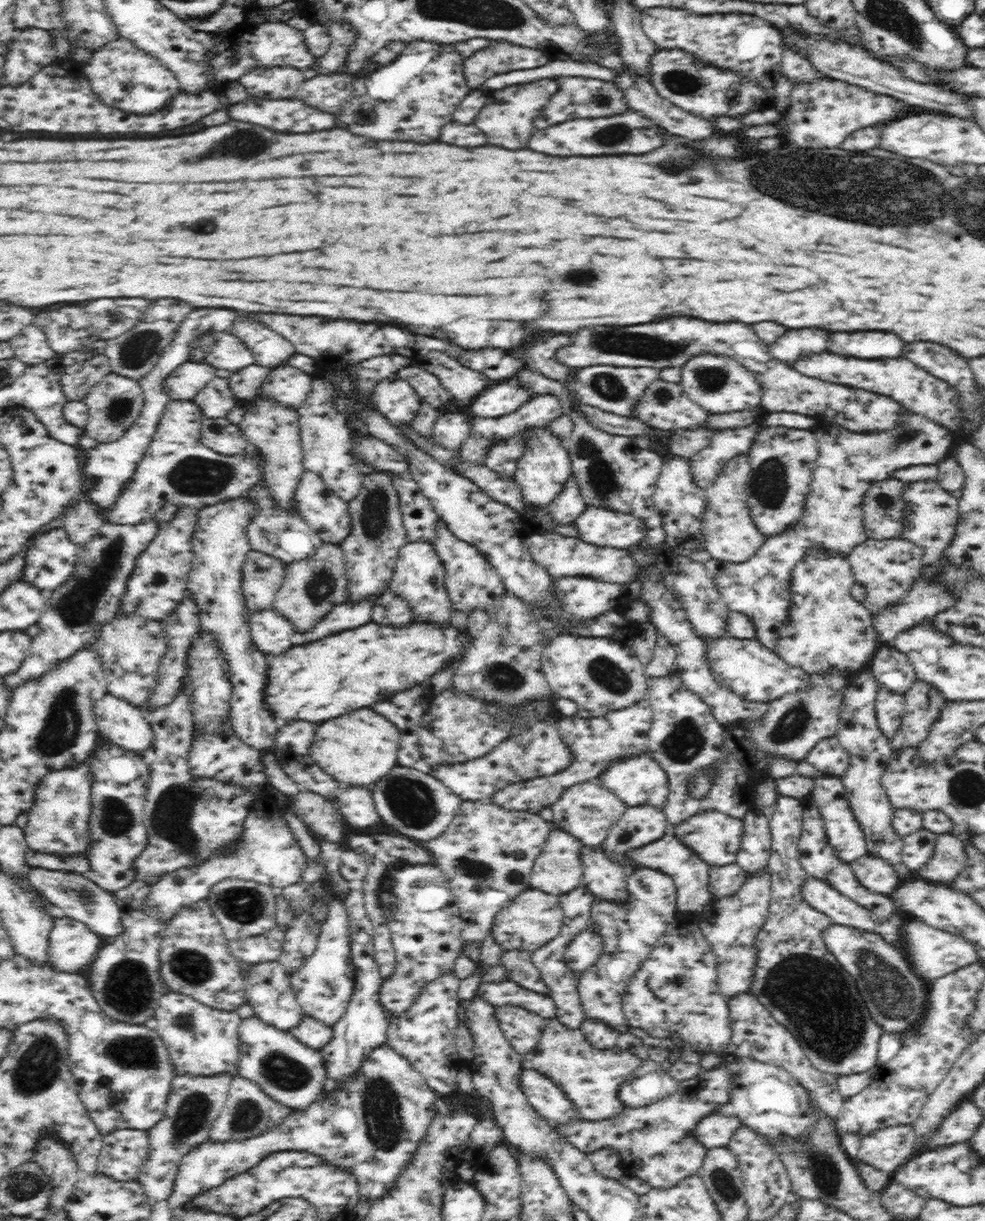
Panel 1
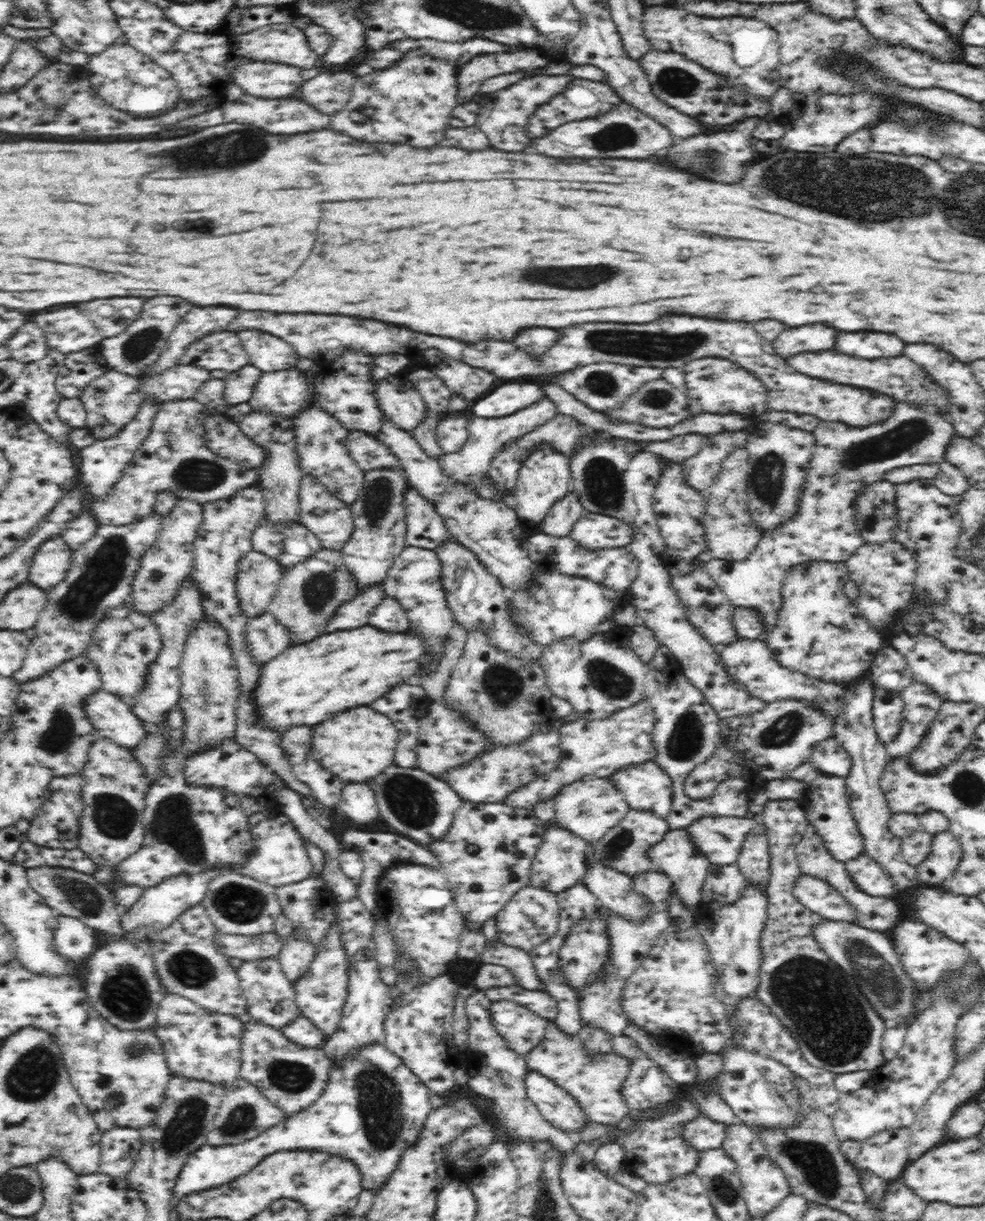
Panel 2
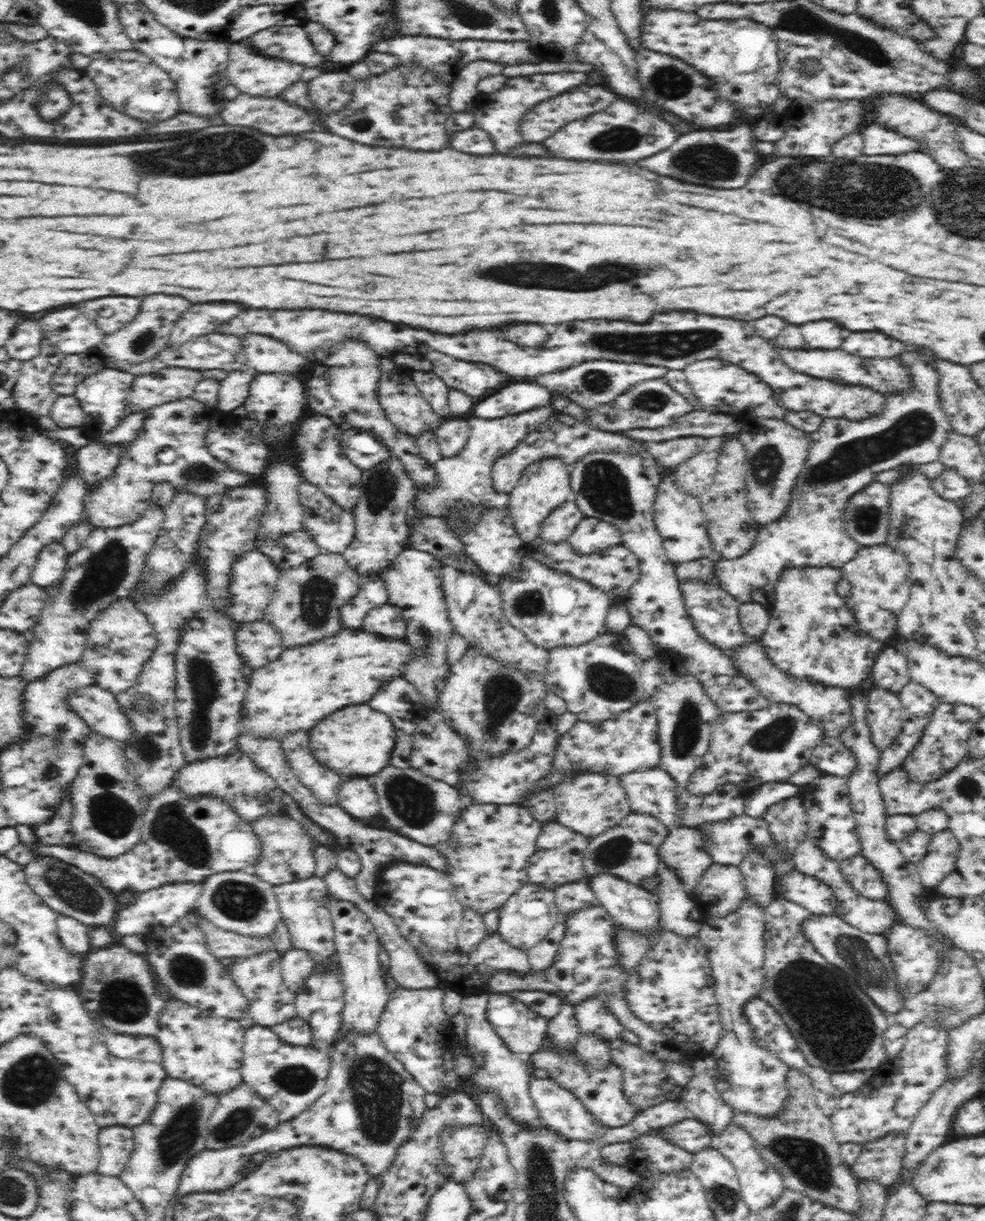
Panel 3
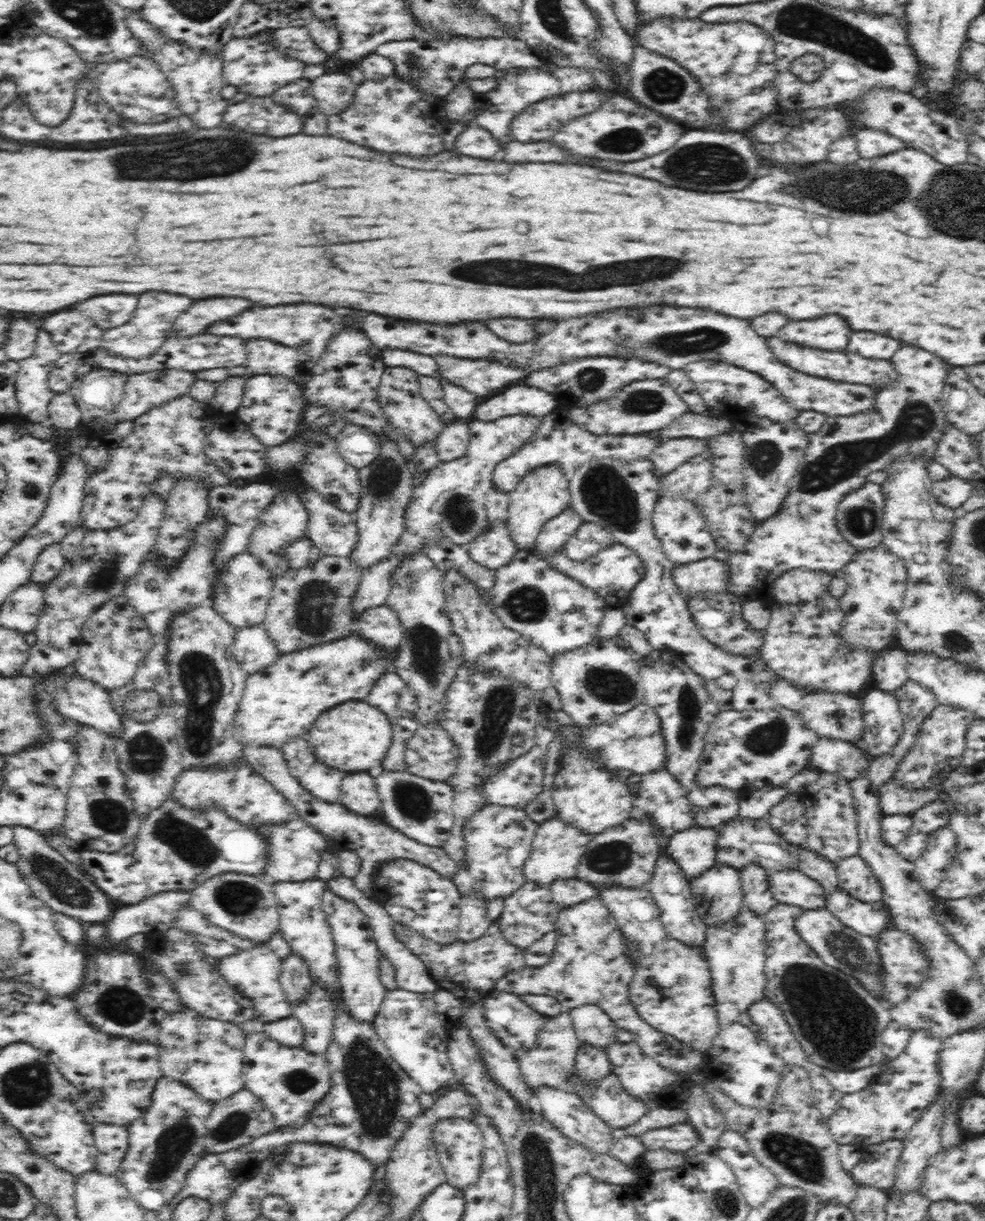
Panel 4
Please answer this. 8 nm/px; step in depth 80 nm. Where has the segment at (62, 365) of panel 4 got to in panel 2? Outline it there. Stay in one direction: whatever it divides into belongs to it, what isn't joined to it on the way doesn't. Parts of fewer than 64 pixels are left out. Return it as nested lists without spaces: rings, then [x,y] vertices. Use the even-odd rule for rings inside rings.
[[[90,348],[86,352],[69,353],[64,359],[64,374],[55,380],[56,390],[66,398],[79,398],[84,387],[110,370],[105,362],[101,348]]]

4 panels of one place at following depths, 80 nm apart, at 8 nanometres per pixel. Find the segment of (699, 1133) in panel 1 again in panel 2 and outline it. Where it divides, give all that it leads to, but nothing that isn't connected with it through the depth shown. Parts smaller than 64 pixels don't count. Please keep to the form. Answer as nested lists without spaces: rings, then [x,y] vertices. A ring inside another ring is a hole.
[[[700,1114],[683,1124],[683,1139],[699,1151],[721,1148],[727,1126]]]

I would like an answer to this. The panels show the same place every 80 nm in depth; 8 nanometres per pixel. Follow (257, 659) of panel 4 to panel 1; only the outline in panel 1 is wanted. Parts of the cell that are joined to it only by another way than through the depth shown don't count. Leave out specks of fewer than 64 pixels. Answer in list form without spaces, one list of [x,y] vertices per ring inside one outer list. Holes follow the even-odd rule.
[[[272,608],[251,613],[249,629],[252,642],[264,654],[276,656],[293,646],[294,625]]]

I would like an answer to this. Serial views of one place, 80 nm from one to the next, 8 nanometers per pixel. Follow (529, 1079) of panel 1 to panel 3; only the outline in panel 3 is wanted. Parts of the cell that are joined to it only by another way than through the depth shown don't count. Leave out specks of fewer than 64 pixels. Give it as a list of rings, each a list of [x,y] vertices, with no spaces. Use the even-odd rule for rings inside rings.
[[[531,1076],[529,1093],[538,1109],[544,1126],[550,1127],[562,1137],[571,1141],[590,1141],[604,1133],[604,1126],[588,1112],[584,1103],[569,1090],[562,1088],[552,1078],[538,1078]]]

